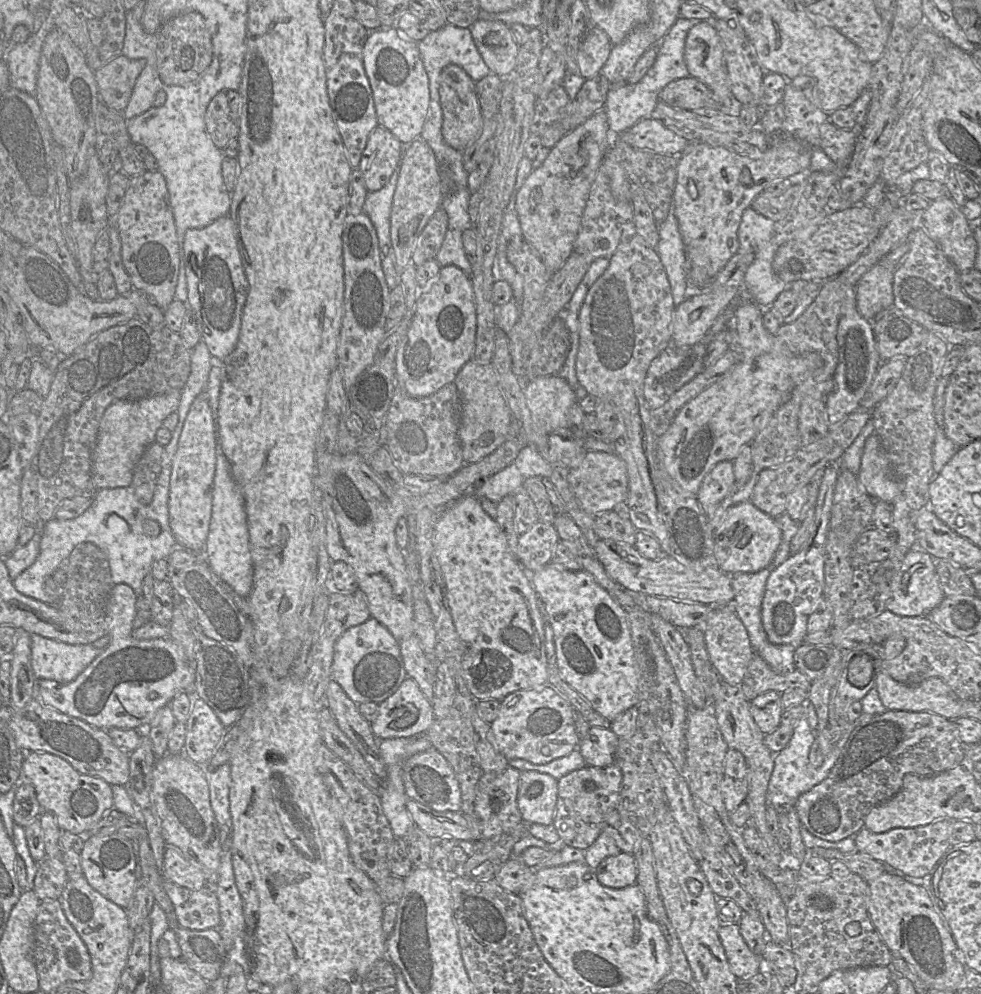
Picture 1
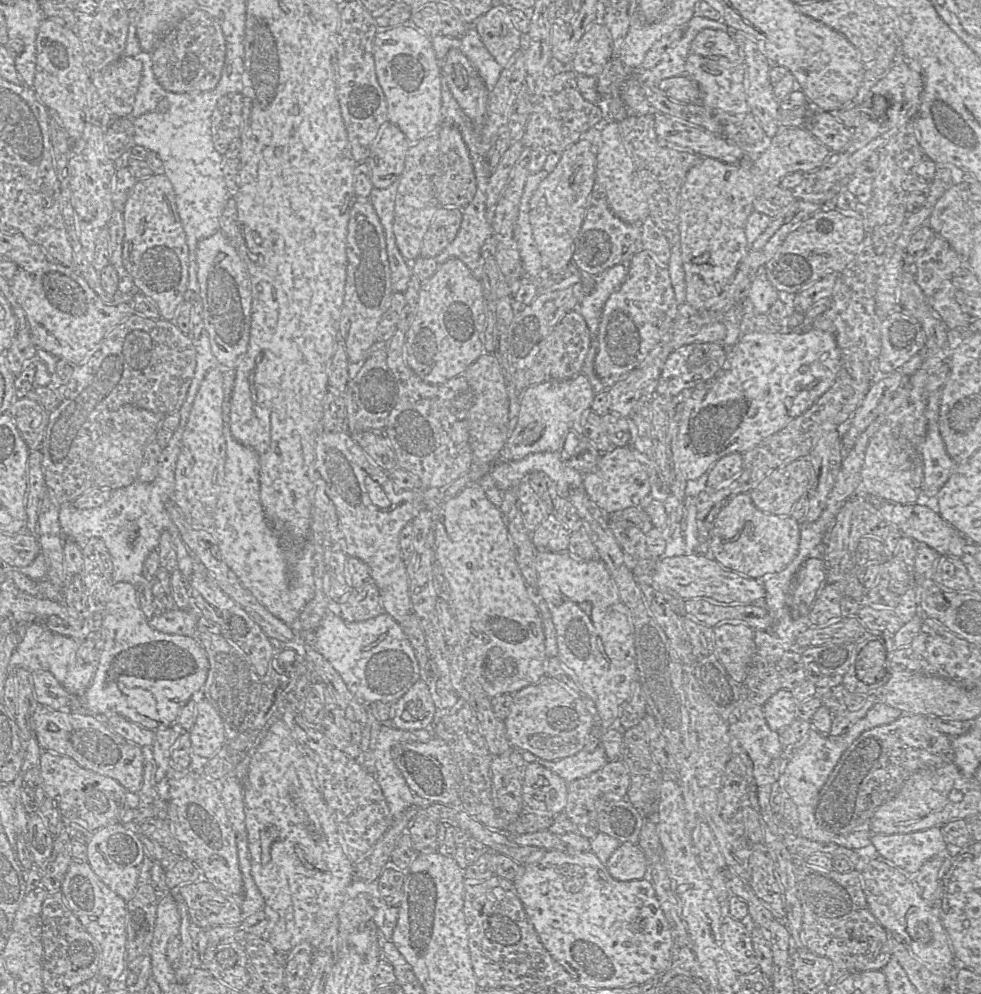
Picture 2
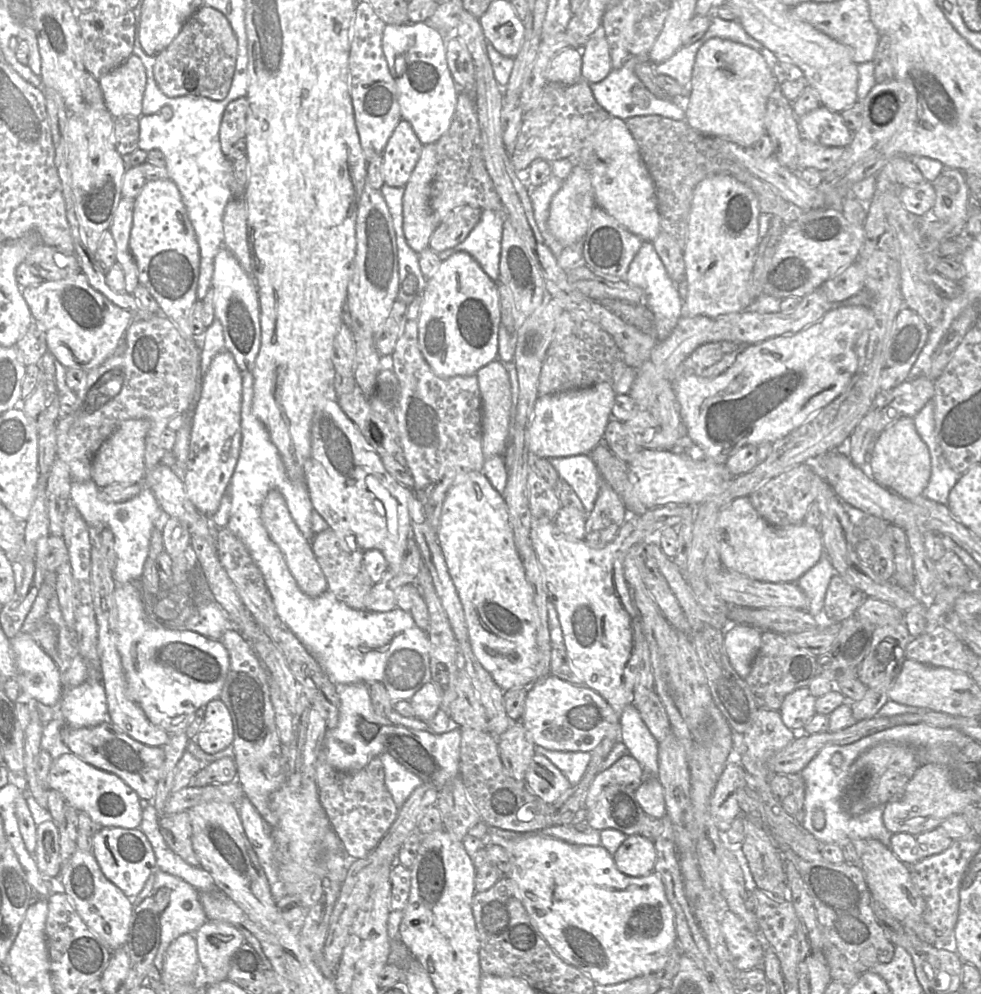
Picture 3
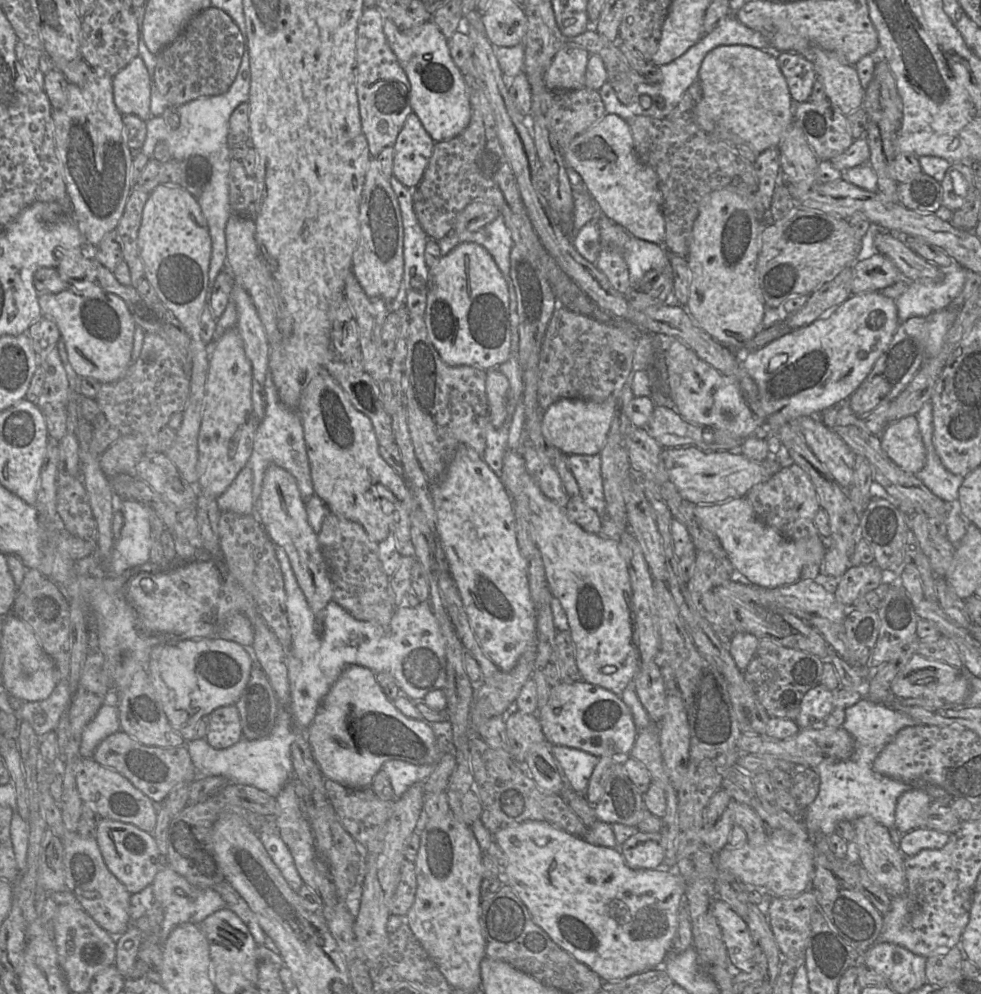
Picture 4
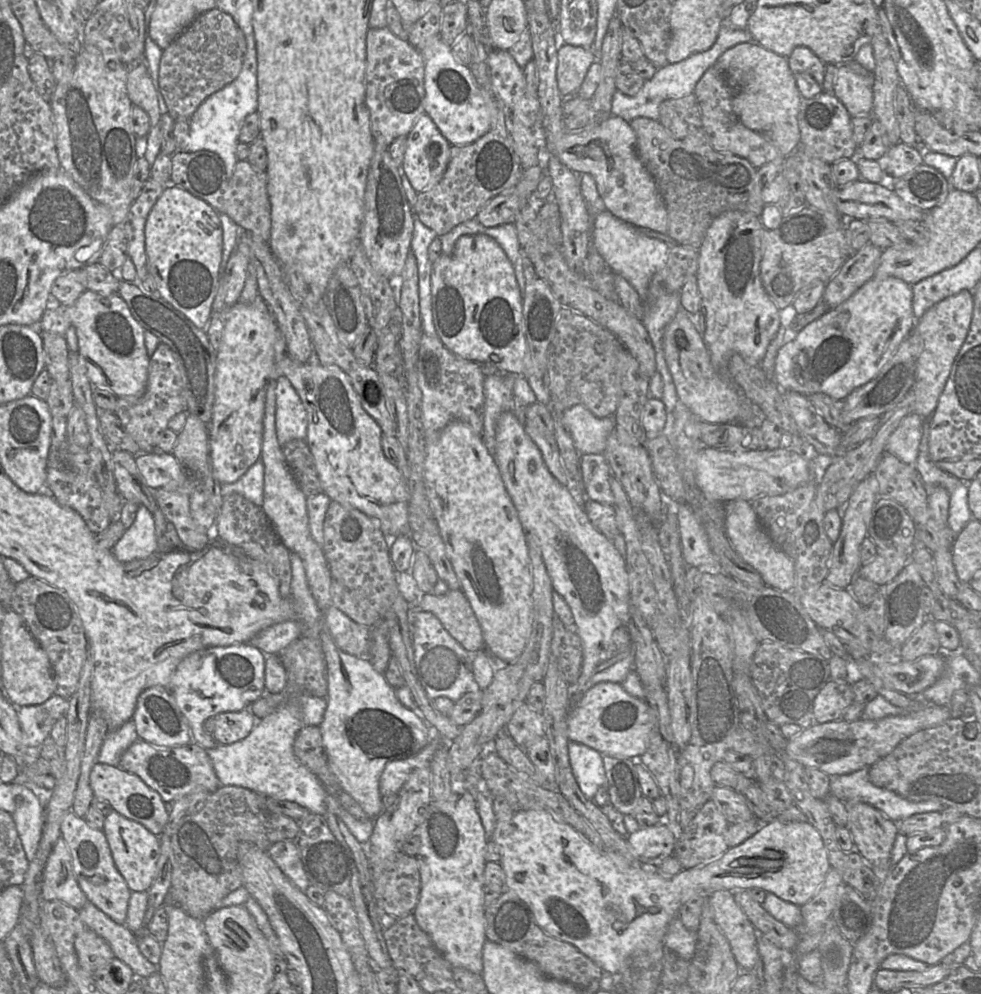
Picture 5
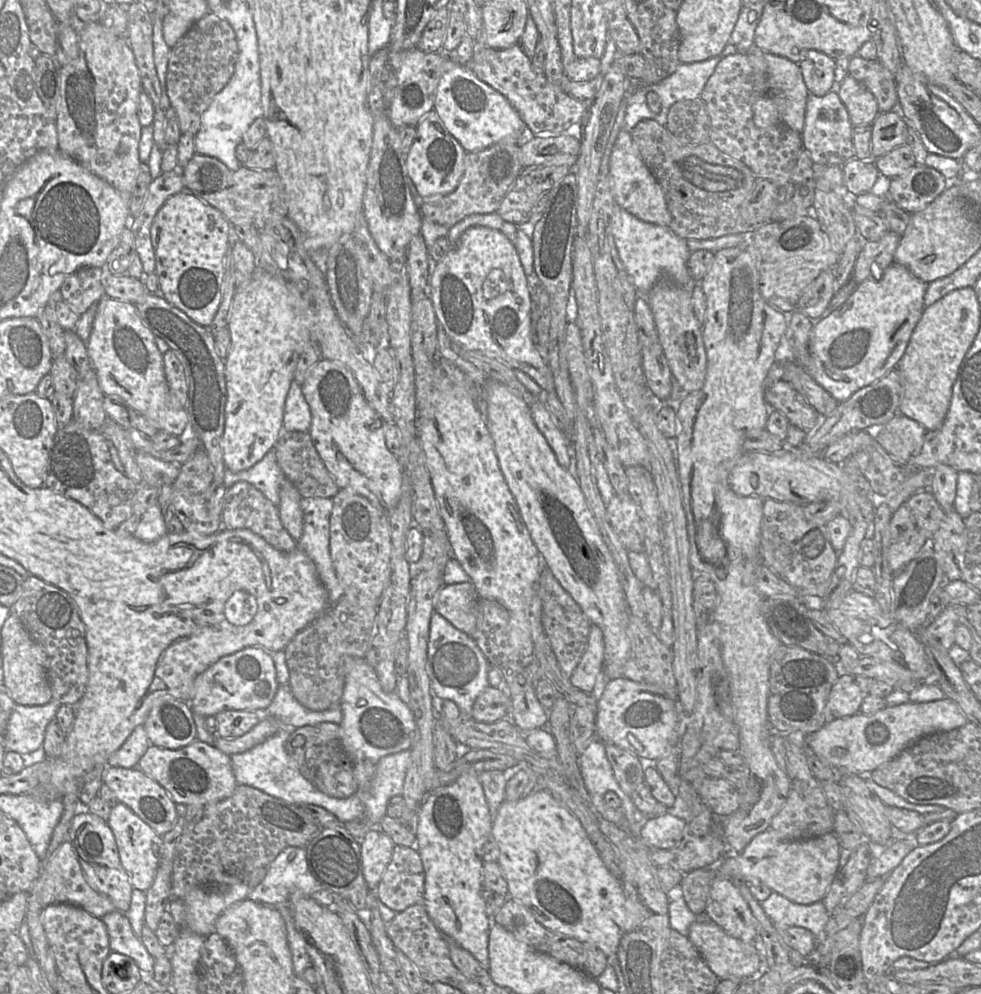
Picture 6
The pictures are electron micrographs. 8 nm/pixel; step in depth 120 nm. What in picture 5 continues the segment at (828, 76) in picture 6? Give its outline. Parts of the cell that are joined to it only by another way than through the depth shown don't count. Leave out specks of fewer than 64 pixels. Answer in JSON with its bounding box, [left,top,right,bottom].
[787,48,826,99]

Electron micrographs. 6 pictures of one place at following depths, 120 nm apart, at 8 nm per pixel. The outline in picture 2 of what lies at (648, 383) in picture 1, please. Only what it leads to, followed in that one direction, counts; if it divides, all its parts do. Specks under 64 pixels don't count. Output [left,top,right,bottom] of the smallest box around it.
[656,343,729,398]

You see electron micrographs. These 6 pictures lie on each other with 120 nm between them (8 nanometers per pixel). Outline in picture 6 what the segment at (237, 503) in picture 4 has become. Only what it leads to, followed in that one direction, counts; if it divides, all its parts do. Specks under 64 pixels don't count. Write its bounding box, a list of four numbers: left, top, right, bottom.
[224,451,288,507]

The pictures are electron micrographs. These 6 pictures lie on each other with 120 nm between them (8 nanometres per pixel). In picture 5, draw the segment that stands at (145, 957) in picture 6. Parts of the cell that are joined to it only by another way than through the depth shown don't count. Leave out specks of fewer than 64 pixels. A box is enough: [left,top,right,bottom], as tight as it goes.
[78,901,158,978]

